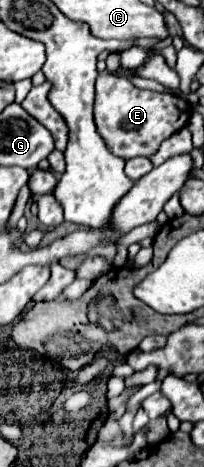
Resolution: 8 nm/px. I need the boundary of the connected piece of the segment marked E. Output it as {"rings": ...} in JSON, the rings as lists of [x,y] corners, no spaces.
{"rings":[[[99,74],[97,78],[95,124],[111,152],[115,152],[121,158],[153,156],[165,138],[169,138],[187,124],[187,108],[187,102],[179,96],[141,90],[133,86],[127,78],[117,78],[111,74]]]}

